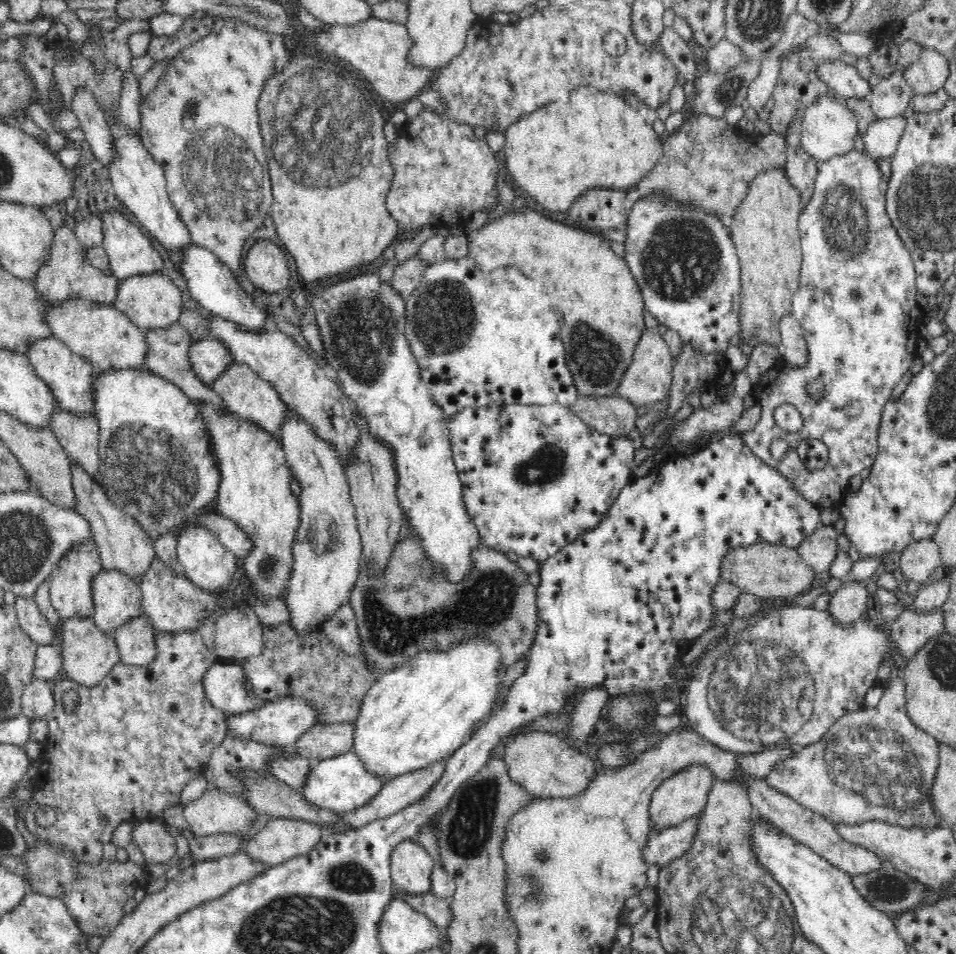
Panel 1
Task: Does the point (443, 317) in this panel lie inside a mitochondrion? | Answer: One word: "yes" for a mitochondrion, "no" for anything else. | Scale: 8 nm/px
yes

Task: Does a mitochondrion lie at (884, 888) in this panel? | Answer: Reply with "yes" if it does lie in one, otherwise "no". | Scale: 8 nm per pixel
yes

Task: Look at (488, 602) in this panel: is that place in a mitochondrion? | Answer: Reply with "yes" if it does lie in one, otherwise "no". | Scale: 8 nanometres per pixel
yes

